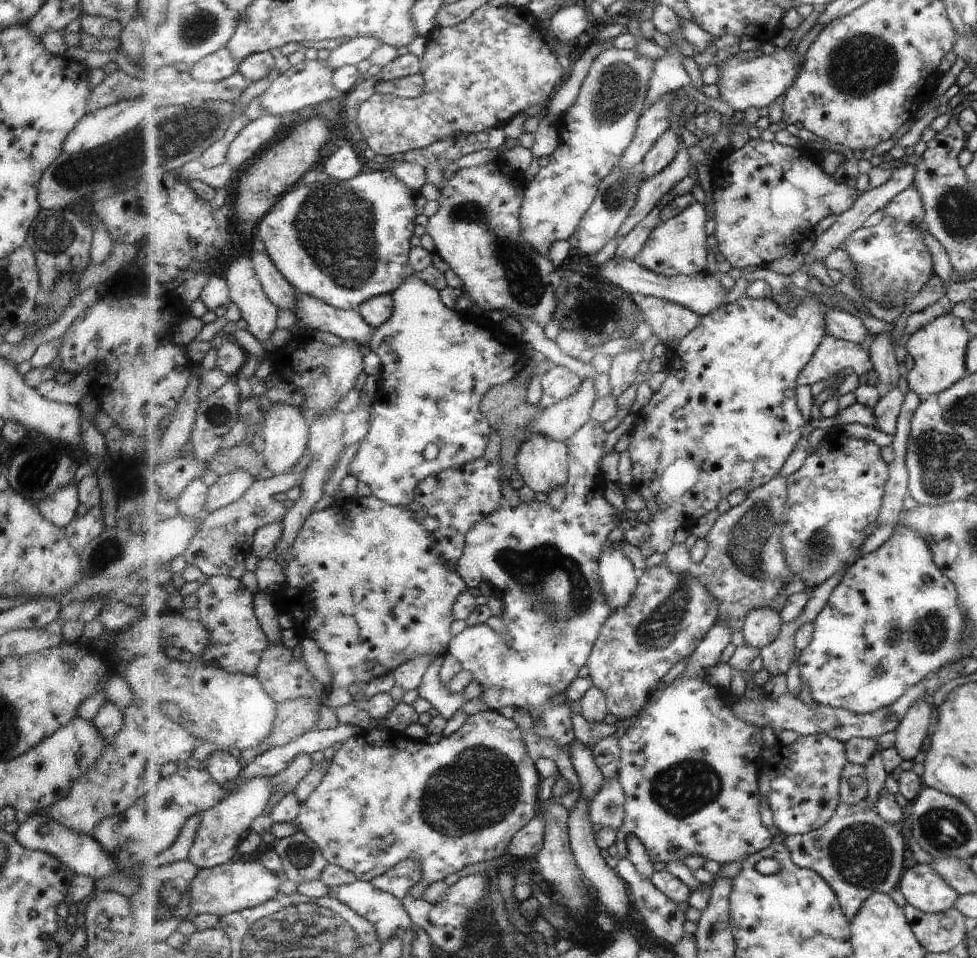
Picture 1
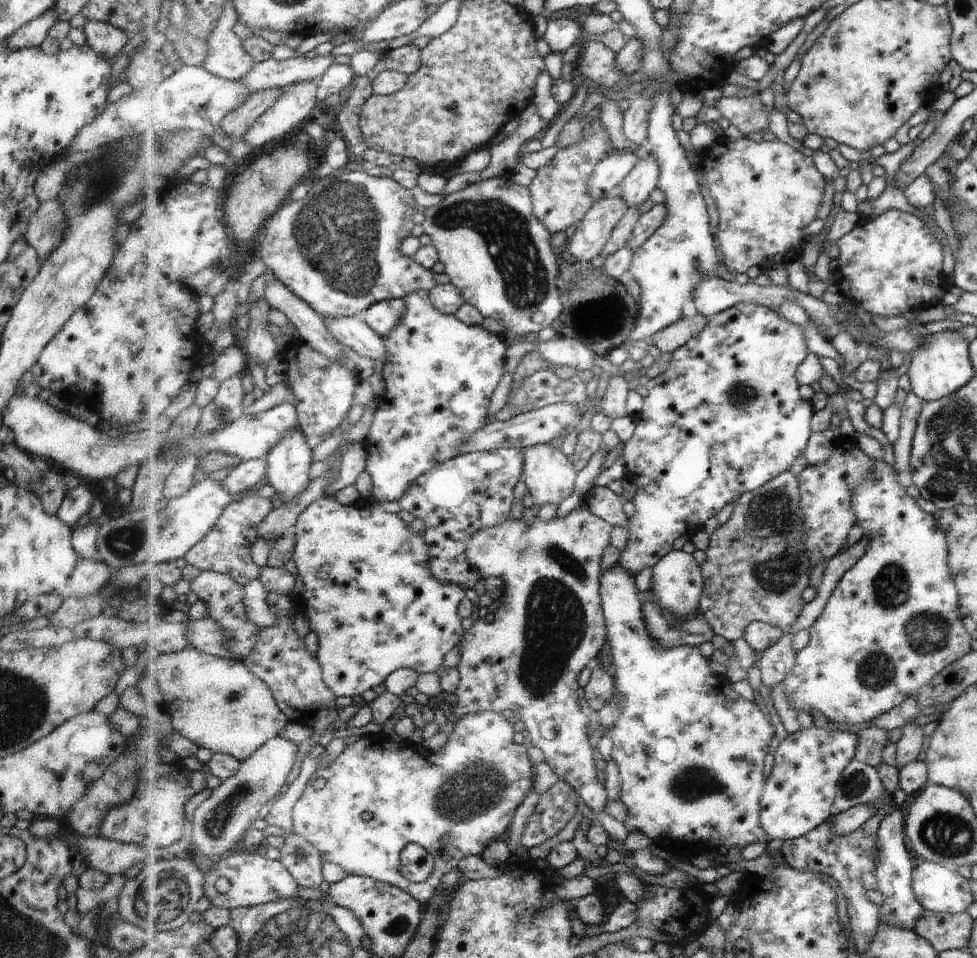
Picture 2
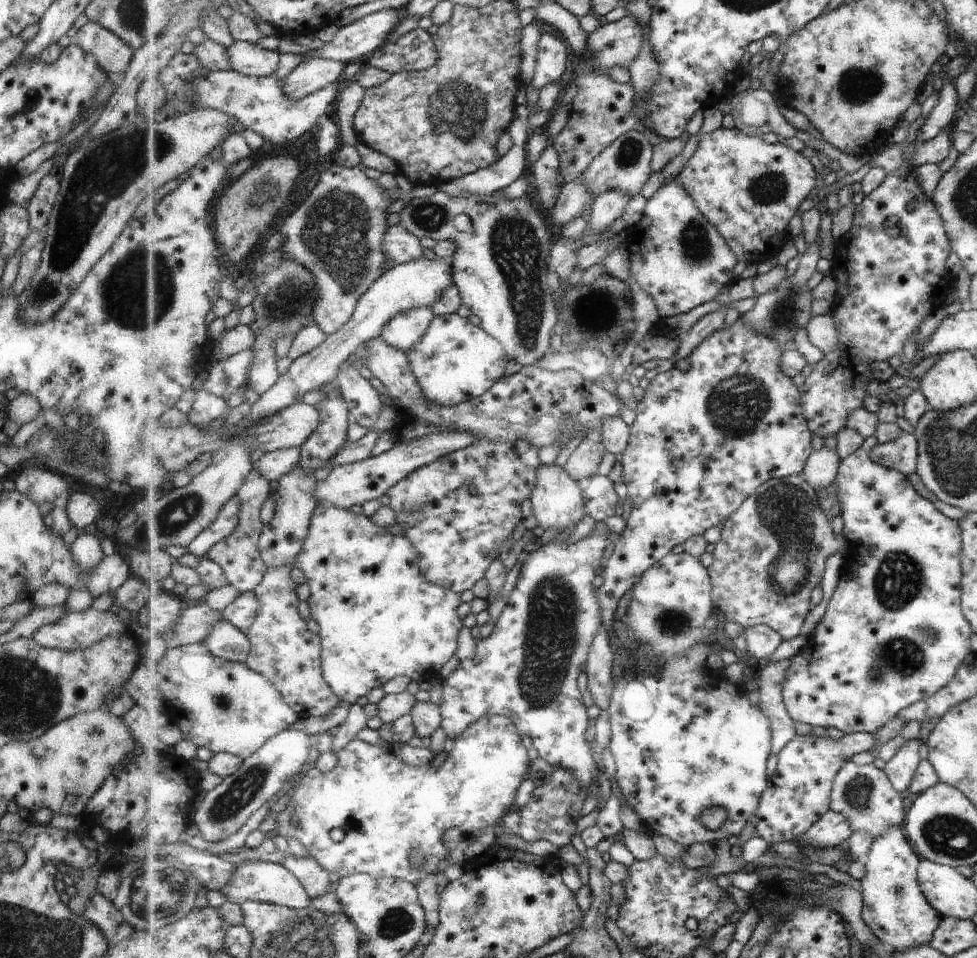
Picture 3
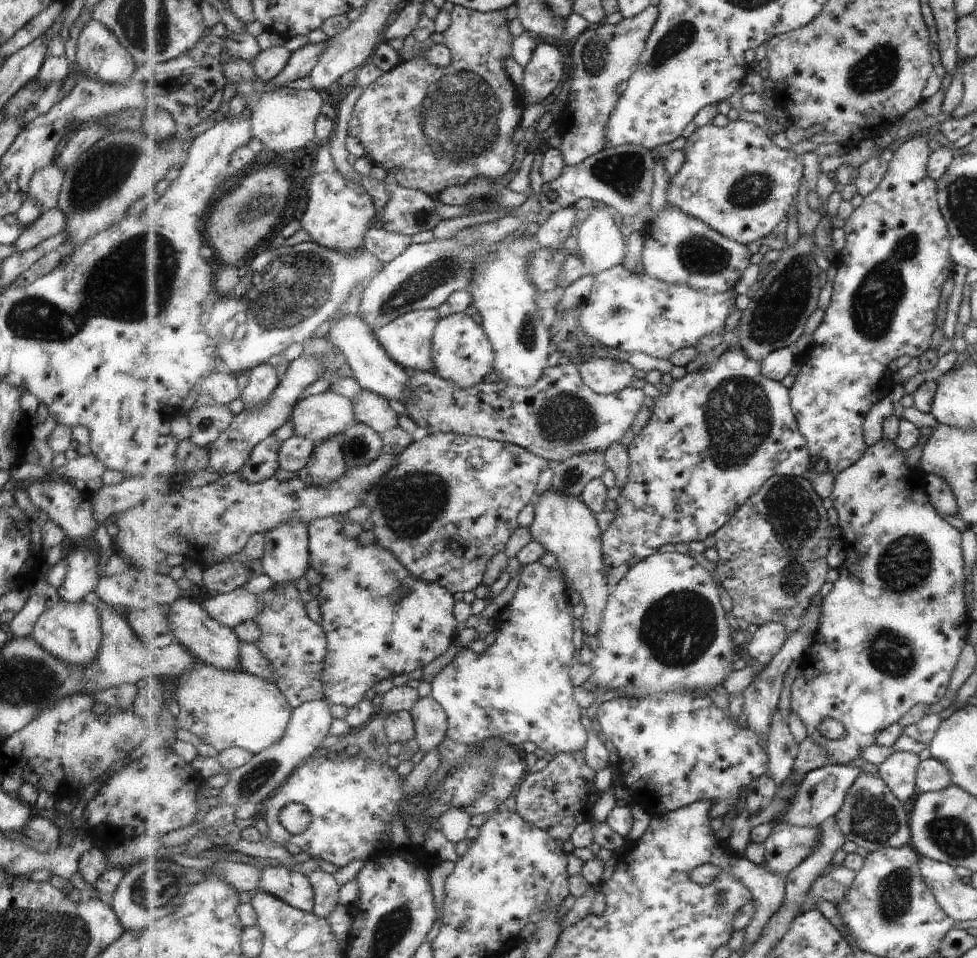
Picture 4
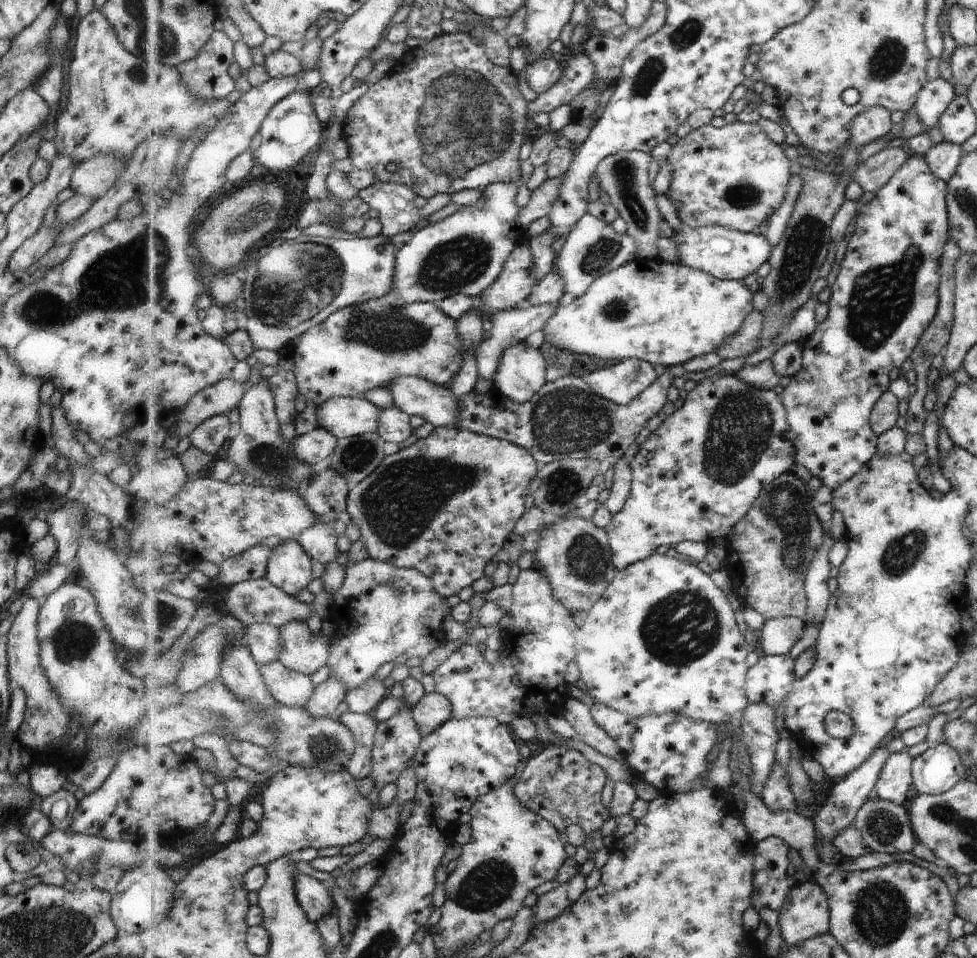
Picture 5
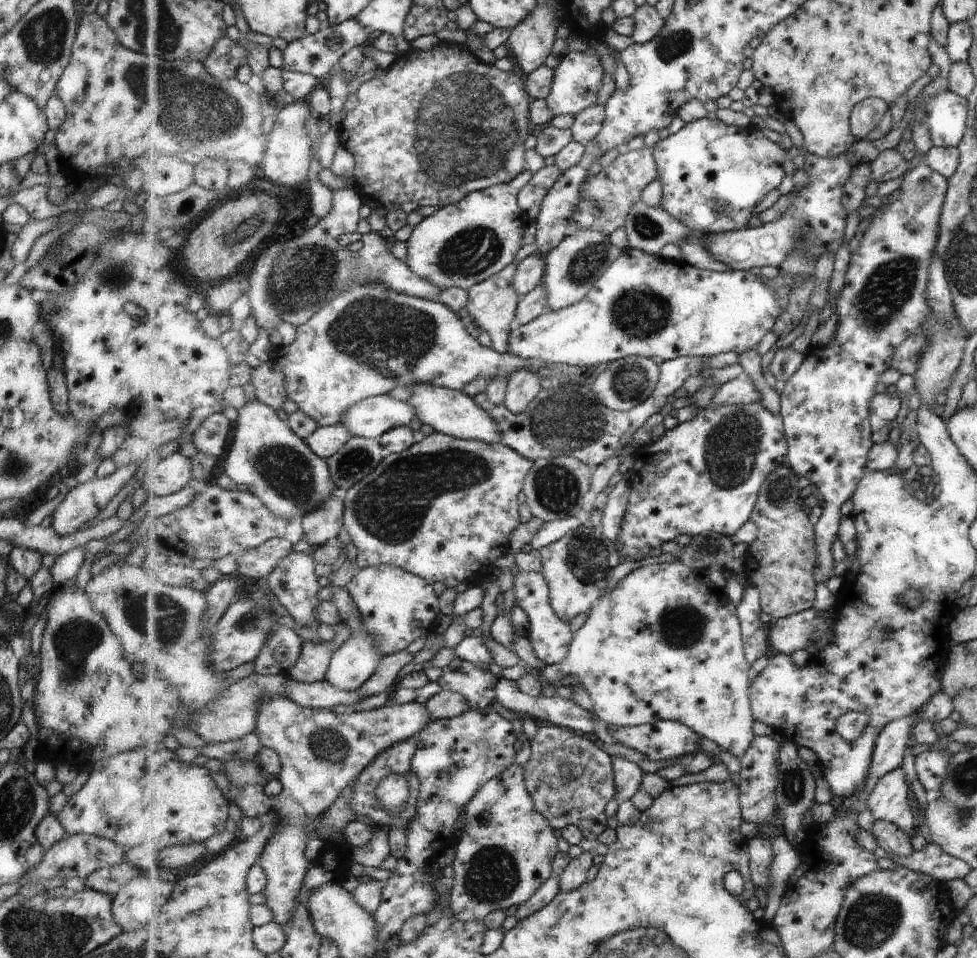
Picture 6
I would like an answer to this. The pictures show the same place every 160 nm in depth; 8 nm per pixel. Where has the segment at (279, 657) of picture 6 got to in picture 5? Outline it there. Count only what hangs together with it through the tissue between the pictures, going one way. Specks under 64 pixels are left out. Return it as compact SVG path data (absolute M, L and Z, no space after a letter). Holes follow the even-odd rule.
M266 623L247 625L245 641L257 664L279 662L281 632L277 626Z

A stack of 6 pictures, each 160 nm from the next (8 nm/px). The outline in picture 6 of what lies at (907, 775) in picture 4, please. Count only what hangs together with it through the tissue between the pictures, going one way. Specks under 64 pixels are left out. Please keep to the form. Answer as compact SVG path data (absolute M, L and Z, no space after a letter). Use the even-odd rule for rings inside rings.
M897 768L883 776L871 792L867 807L875 820L887 820L912 838L919 832L919 825L915 824L905 772L903 768Z

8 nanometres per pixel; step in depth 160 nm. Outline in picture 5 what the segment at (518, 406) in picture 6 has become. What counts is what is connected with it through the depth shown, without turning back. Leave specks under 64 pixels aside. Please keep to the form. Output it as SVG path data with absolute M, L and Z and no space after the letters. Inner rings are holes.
M525 342L507 348L501 356L494 388L517 404L533 400L533 396L547 384L547 360L541 350Z

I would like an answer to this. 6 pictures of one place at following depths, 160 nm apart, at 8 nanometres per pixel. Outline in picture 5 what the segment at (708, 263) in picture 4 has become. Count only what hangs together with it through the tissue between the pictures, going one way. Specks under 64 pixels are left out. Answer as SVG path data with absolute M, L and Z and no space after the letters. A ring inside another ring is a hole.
M682 223L681 227L674 231L672 240L678 249L678 264L707 272L719 280L744 280L747 276L756 274L765 262L769 263L774 250L765 236L746 234L720 225L695 229Z

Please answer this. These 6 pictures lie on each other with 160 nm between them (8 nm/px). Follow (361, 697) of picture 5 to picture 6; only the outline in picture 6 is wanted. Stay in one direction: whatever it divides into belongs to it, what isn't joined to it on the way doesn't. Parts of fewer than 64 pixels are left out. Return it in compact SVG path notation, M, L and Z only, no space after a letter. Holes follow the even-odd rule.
M403 650L402 652L381 658L381 664L377 666L376 674L373 674L369 681L365 682L365 685L359 689L359 692L365 694L367 698L378 696L385 690L393 689L400 680L399 670L411 663L413 656L414 654Z

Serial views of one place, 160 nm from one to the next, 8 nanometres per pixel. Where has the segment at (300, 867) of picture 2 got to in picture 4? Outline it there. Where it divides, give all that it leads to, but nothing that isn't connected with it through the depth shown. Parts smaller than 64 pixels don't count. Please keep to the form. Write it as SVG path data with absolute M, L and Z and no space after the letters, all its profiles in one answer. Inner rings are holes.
M319 869L310 872L307 878L309 878L313 890L316 891L313 913L327 921L328 916L335 908L335 904L342 904L339 884L337 884L333 874Z

